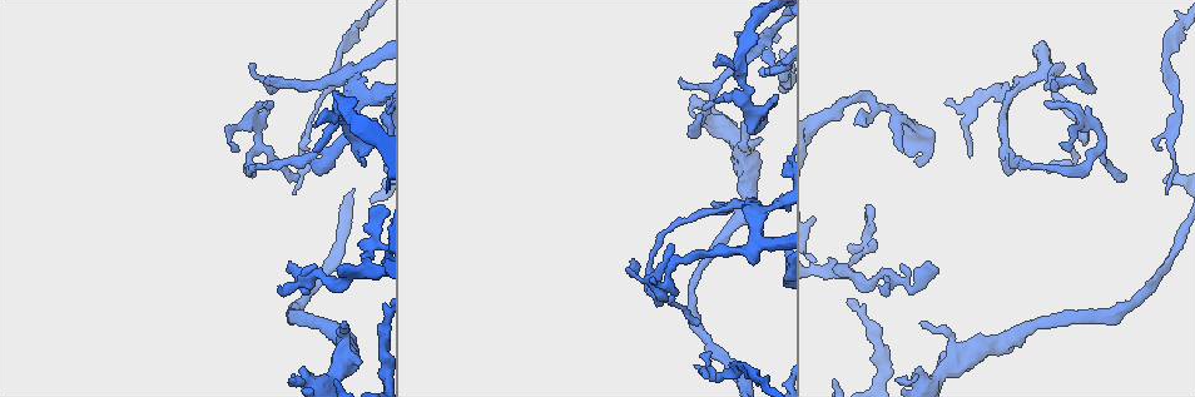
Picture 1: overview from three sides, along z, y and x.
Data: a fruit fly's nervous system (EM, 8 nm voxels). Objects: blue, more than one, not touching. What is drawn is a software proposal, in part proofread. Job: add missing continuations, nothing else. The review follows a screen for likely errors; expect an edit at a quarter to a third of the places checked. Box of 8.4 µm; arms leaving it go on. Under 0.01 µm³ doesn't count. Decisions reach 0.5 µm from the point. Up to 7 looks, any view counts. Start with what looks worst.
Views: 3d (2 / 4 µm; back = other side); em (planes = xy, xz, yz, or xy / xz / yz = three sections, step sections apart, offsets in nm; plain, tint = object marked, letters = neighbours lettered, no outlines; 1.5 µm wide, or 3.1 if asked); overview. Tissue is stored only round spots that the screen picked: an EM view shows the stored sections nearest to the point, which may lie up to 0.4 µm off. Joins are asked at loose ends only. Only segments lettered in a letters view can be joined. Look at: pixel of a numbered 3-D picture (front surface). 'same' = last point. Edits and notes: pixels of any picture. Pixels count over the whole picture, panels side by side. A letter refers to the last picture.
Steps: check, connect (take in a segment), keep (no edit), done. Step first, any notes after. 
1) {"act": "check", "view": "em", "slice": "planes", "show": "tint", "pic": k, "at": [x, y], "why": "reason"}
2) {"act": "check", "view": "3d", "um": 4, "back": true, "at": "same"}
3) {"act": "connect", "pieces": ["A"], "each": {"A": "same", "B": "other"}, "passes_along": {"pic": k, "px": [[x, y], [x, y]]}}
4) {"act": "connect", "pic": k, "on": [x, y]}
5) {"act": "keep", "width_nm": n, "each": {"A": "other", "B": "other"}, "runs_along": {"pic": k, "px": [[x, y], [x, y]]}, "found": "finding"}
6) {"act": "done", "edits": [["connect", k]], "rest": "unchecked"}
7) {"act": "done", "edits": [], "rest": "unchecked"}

{"act": "check", "view": "3d", "um": 2, "back": true, "pic": 1, "at": [343, 326], "why": "free end"}

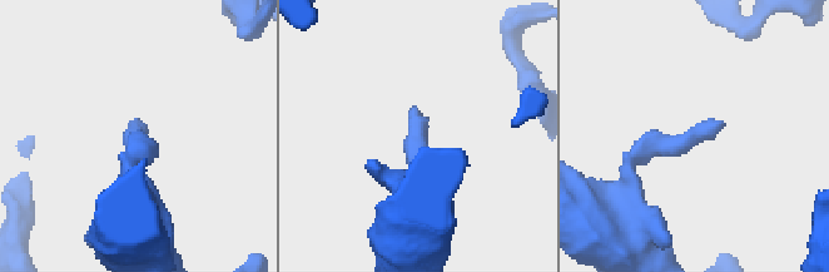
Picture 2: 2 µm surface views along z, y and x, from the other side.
{"act": "check", "view": "em", "slice": "yz", "step": 8, "show": "letters", "pic": 2, "at": [132, 127], "why": "shape alone is not enough"}

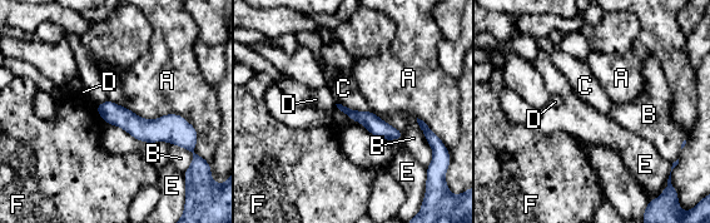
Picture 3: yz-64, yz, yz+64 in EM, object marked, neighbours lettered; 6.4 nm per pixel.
{"act": "check", "view": "em", "slice": "xz", "step": 4, "show": "letters", "at": "same", "why": "cut it another way"}

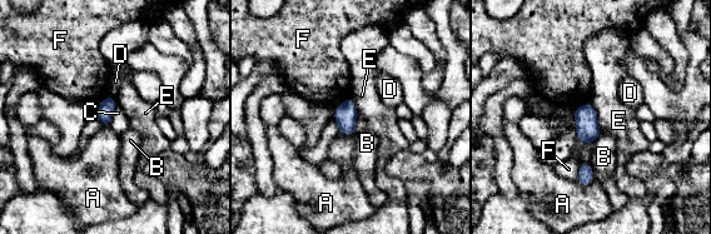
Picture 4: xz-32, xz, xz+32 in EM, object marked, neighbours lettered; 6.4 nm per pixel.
{"act": "keep", "each": {"A": "other", "B": "other", "C": "other", "D": "other", "E": "other", "F": "other"}, "border": {"pic": 4, "px": [[357, 113], [356, 134]]}, "found": "none of them fits"}

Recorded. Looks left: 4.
{"act": "check", "view": "em", "slice": "yz", "step": 4, "show": "tint", "pic": 1, "at": [695, 366], "why": "branch stops here"}

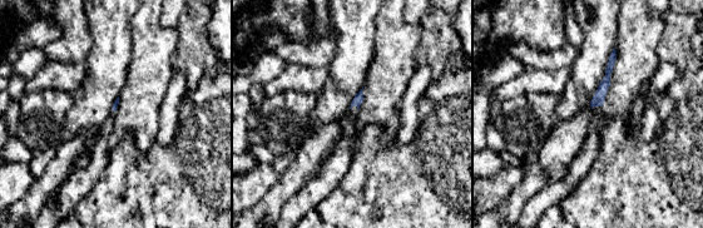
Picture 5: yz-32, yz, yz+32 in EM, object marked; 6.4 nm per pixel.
{"act": "check", "view": "em", "slice": "xy", "step": 4, "show": "letters", "at": "same"}

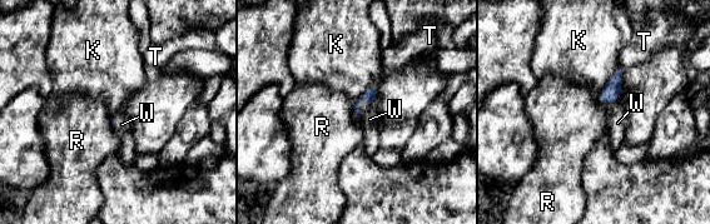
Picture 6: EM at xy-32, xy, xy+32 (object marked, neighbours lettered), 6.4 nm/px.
{"act": "connect", "pieces": ["W"], "each": {"K": "other", "R": "other", "T": "other", "W": "same"}, "passes_along": {"pic": 6, "px": [[368, 96], [358, 104], [370, 119]]}, "found": "it goes on there"}

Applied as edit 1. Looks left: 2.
{"act": "check", "view": "em", "slice": "planes", "show": "letters", "pic": 1, "at": [269, 103], "why": "an open end"}

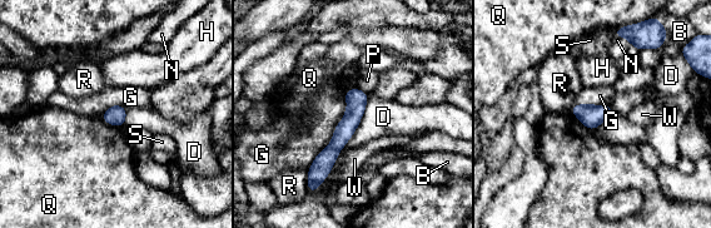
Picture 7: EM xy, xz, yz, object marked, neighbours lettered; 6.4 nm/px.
{"act": "keep", "each": {"B": "other", "D": "other", "G": "other", "H": "other", "N": "other", "P": "other", "Q": "other", "R": "other", "S": "other", "W": "other"}, "border": {"pic": 7, "px": [[344, 92], [344, 115], [307, 168]]}, "found": "none of them fits"}

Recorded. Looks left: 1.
{"act": "done", "edits": [["connect", 6]], "rest": "unchecked"}

